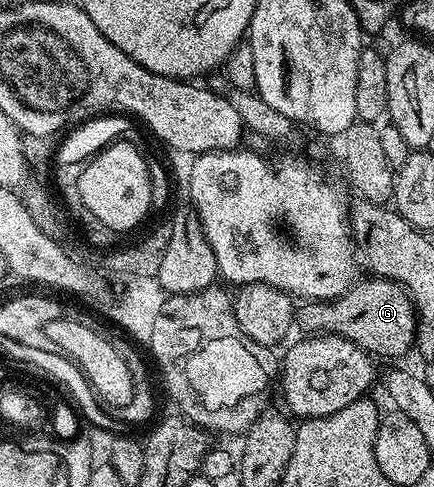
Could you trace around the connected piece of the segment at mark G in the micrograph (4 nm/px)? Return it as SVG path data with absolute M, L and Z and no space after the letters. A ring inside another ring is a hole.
M375 276L373 280L355 280L349 291L334 301L303 304L296 313L297 324L302 324L310 335L334 333L347 338L379 358L406 354L413 348L417 338L417 313L411 295L405 286L386 277Z

